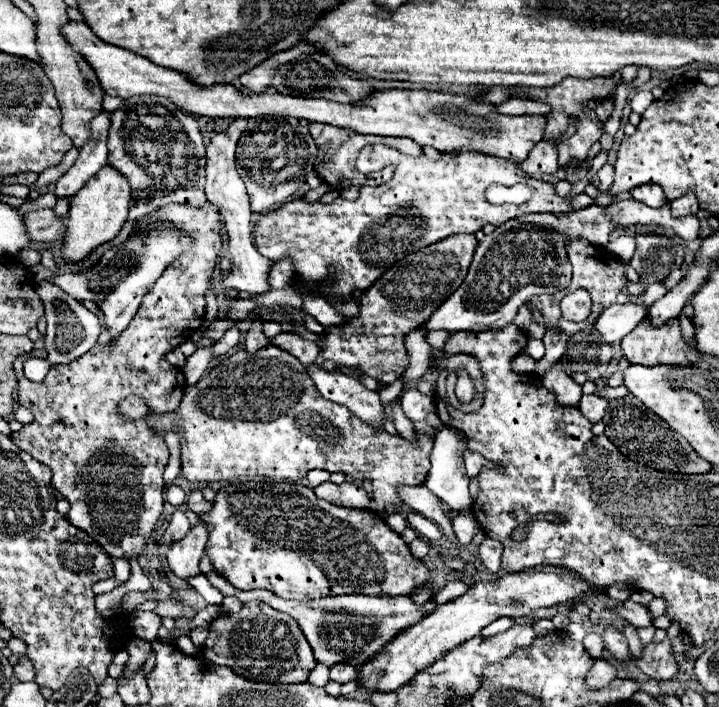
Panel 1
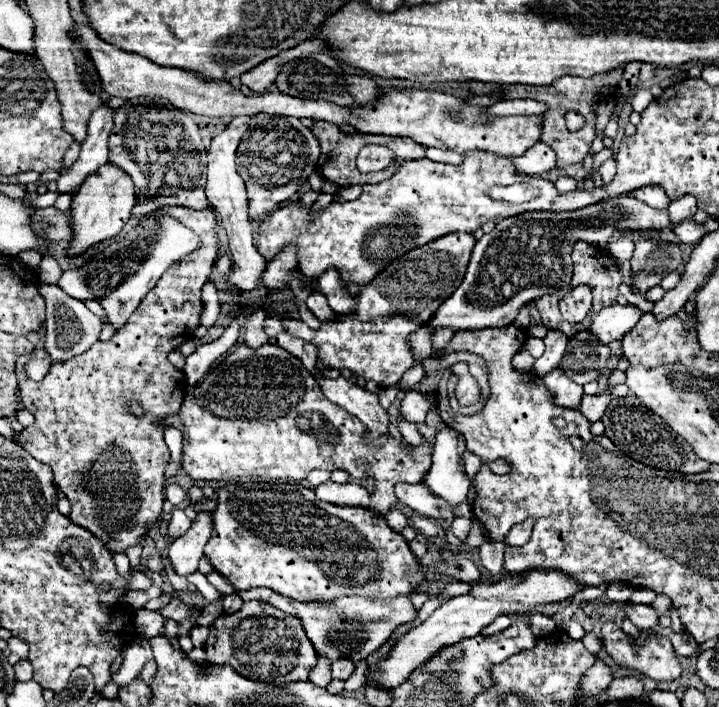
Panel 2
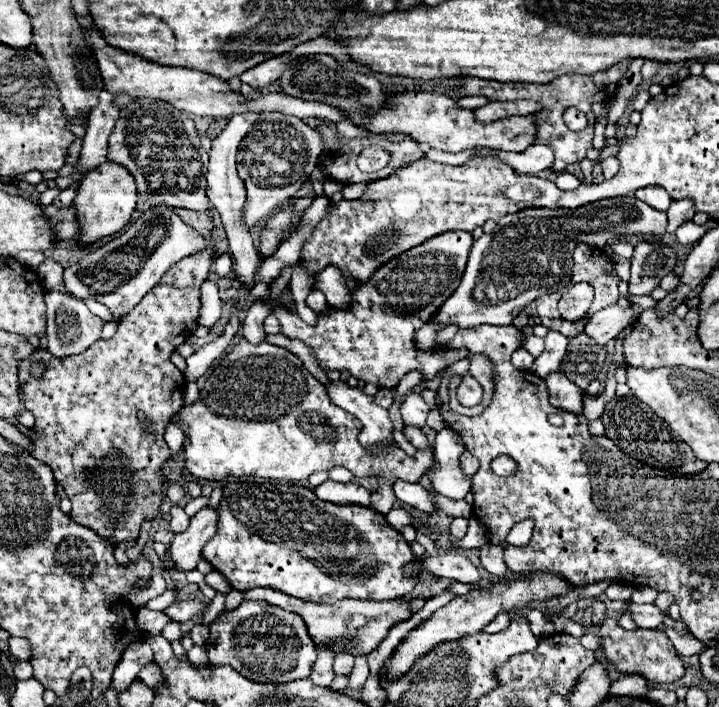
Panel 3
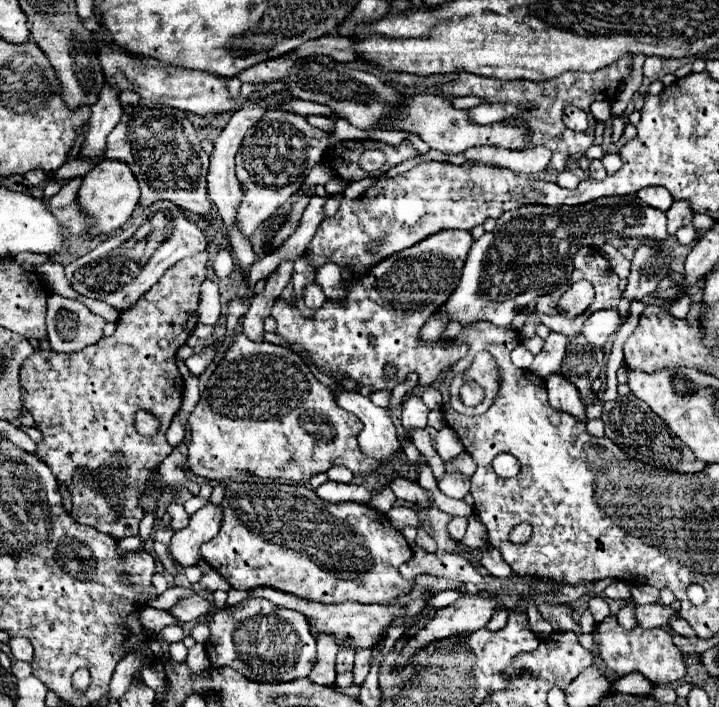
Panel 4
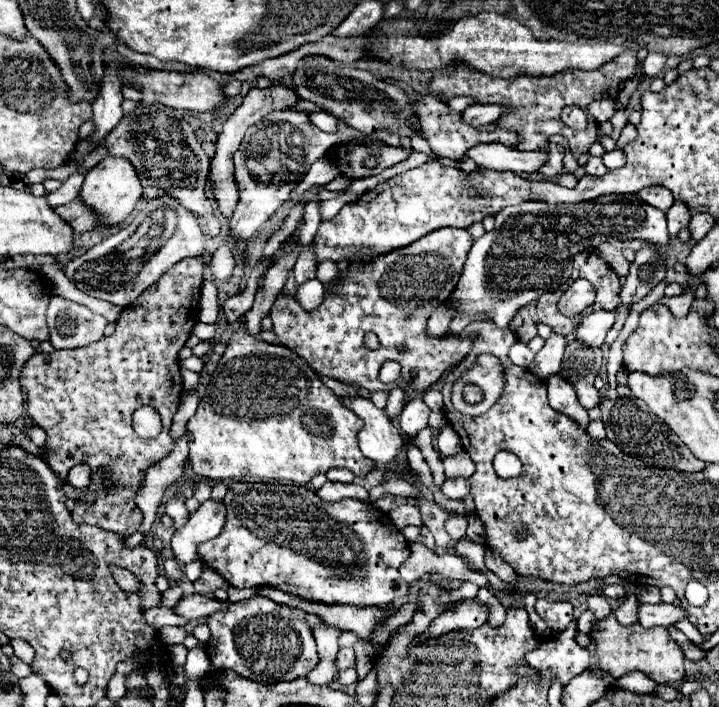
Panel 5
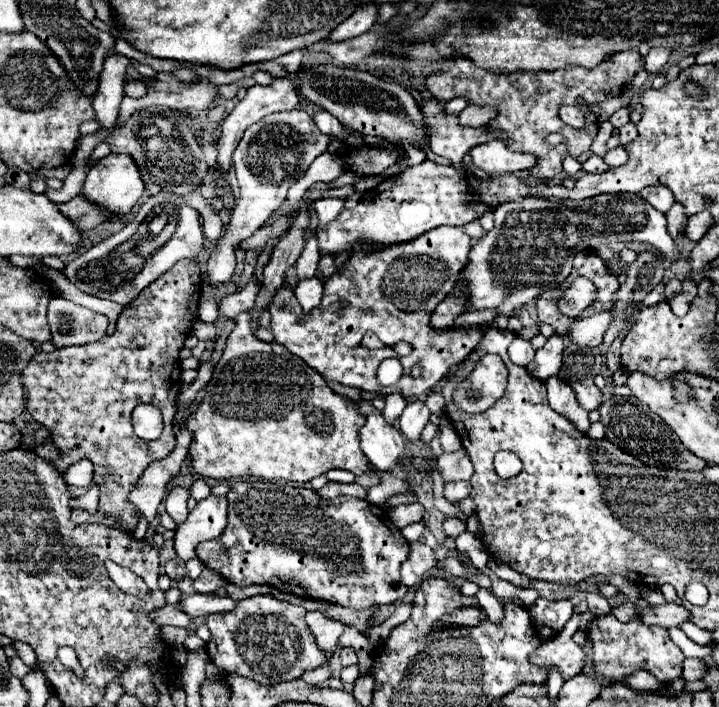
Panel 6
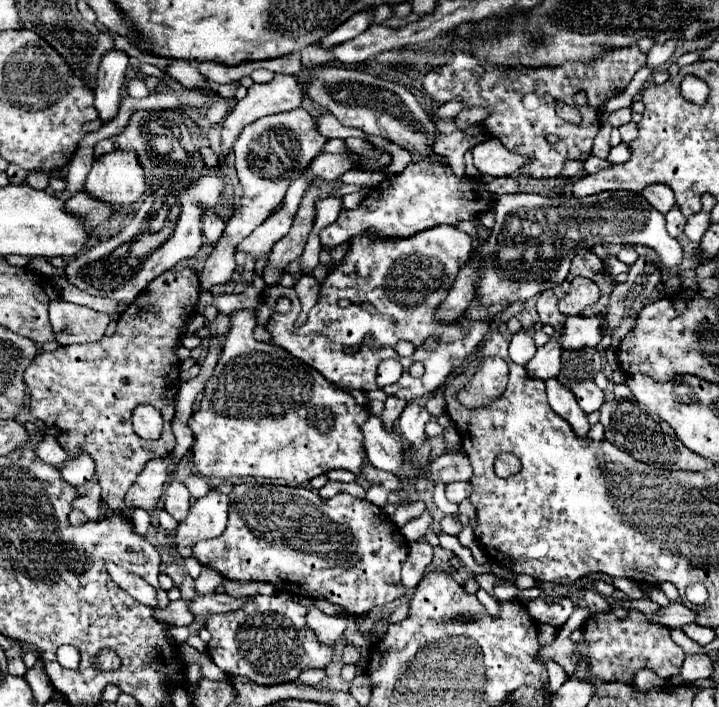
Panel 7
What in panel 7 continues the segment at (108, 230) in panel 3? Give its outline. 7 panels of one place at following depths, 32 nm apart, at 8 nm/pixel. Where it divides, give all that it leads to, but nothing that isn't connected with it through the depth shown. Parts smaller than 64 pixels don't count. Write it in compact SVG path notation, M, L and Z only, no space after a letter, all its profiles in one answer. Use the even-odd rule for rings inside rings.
M112 150L98 156L86 178L84 190L116 208L136 202L148 190L144 168L140 168L136 152Z

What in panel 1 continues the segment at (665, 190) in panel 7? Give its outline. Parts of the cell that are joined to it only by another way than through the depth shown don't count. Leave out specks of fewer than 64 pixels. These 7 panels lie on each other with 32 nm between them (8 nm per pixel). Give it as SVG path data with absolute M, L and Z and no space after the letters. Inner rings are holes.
M644 184L640 188L634 188L630 194L632 194L634 200L640 200L650 208L660 208L660 206L664 206L668 202L658 184Z

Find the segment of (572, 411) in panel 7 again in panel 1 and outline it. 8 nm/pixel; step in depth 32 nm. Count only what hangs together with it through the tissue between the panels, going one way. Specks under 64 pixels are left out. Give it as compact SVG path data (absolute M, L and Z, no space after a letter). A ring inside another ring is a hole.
M560 364L552 366L550 370L546 370L542 374L542 382L544 386L556 394L556 400L558 404L562 406L578 406L580 398L582 398L582 386L576 384Z

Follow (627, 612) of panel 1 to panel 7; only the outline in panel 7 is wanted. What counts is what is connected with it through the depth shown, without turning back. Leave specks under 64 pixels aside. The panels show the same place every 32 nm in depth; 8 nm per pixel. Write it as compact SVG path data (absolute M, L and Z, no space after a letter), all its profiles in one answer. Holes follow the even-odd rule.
M672 602L666 608L660 608L652 622L668 626L668 628L682 628L684 624L696 624L696 612L682 602Z

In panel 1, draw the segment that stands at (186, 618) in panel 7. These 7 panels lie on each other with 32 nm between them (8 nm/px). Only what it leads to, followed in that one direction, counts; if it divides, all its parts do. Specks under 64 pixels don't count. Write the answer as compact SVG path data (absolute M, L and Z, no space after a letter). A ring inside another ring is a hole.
M132 612L132 628L134 634L144 640L154 640L158 636L158 628L162 626L162 618L156 612Z

